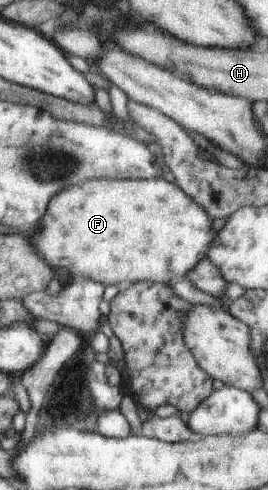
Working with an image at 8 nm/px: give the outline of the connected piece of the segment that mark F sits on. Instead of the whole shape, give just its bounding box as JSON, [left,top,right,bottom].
[32,178,219,287]

